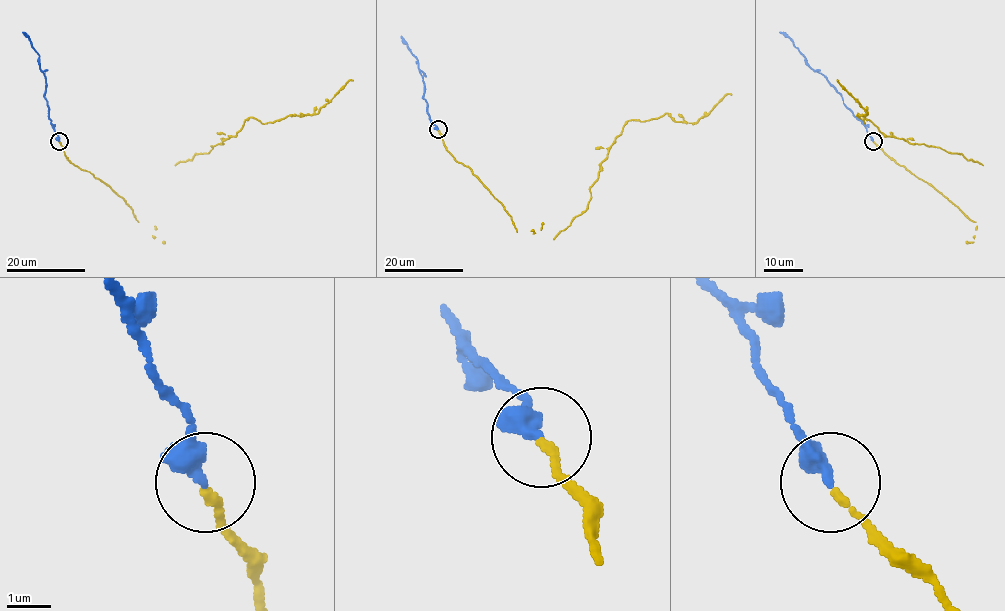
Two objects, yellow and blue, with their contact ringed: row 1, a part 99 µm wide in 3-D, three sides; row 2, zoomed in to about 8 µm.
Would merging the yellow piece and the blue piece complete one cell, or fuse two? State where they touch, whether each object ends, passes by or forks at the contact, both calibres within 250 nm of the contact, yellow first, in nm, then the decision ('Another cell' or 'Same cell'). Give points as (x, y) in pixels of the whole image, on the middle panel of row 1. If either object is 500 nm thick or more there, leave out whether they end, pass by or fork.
Place: (438, 129). At the ring yellow ends. At the ring blue ends. Thickness 160 nm (yellow) against 380 nm. Same cell

